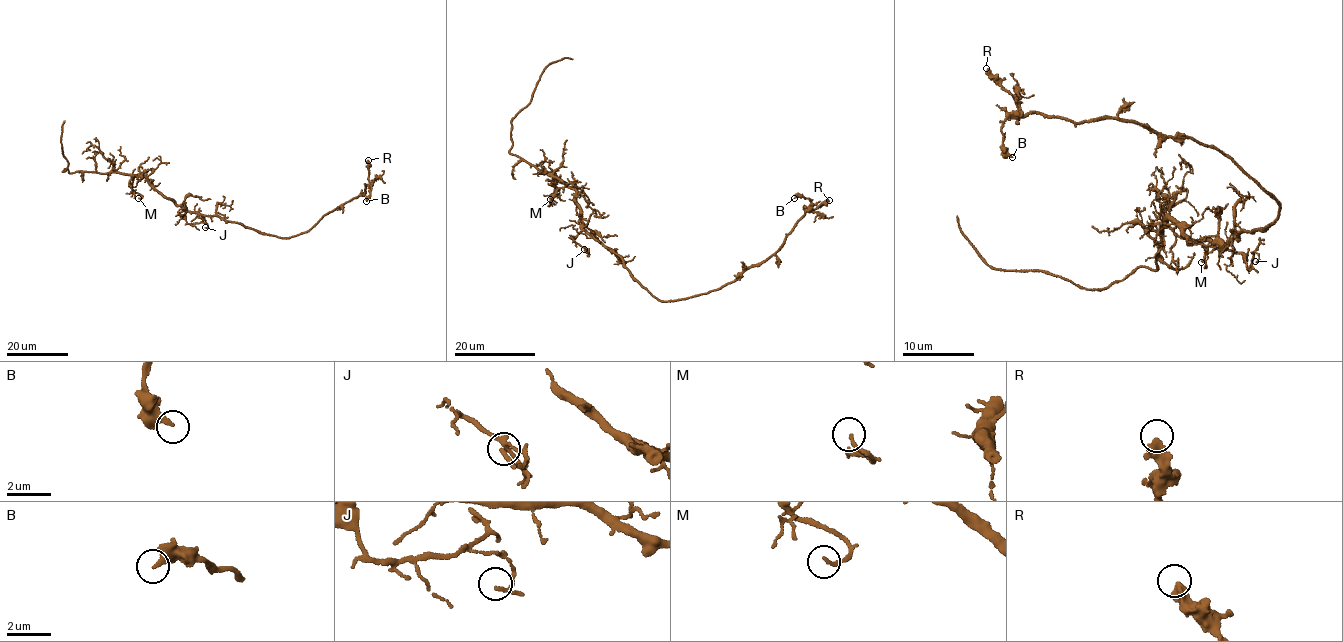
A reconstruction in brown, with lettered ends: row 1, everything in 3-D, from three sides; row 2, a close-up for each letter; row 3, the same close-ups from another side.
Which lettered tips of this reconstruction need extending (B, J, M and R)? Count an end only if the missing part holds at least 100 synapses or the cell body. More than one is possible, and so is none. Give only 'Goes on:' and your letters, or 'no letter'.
Goes on: no letter

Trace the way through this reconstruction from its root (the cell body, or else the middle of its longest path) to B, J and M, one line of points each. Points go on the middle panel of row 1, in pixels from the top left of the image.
B: (599, 243), (613, 250), (659, 299), (685, 299), (733, 282), (781, 248), (808, 209), (808, 198), (794, 198)
J: (599, 243), (582, 230), (572, 237), (584, 249)
M: (599, 243), (583, 229), (573, 189), (561, 187), (549, 200), (553, 204), (550, 199)

